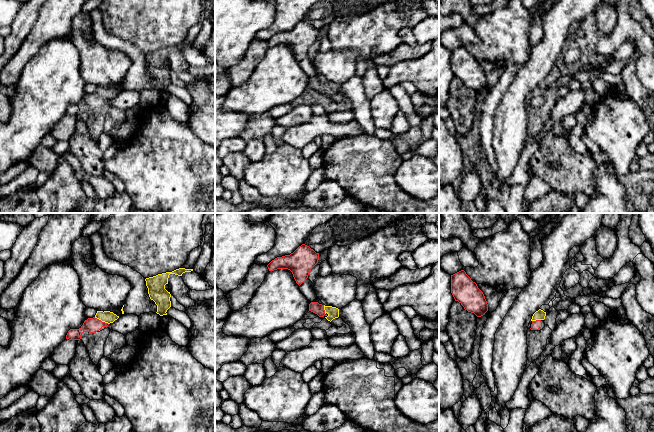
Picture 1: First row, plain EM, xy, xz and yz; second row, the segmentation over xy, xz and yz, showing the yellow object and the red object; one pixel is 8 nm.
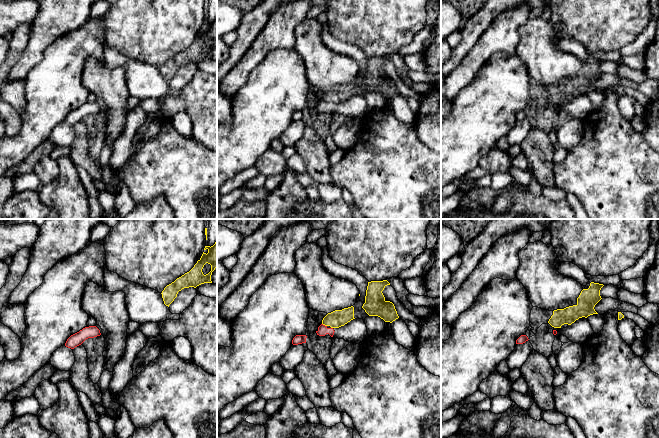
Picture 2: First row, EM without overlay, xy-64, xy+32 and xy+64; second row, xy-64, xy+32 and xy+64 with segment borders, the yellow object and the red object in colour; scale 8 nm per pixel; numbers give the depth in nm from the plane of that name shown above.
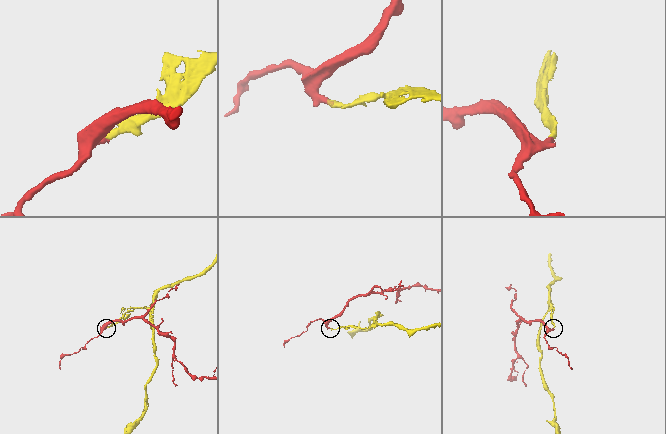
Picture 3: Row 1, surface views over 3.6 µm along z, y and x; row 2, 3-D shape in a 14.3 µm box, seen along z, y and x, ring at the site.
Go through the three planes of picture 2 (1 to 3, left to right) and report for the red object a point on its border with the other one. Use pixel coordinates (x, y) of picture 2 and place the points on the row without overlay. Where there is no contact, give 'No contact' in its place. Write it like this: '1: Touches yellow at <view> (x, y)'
1: No contact
2: Touches yellow at xy+32 (324, 100)
3: No contact

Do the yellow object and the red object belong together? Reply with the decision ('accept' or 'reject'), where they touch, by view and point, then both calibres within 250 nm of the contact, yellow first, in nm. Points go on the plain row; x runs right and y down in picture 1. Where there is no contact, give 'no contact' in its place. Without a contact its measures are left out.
accept | xy (101, 96) | 100/120 nm

